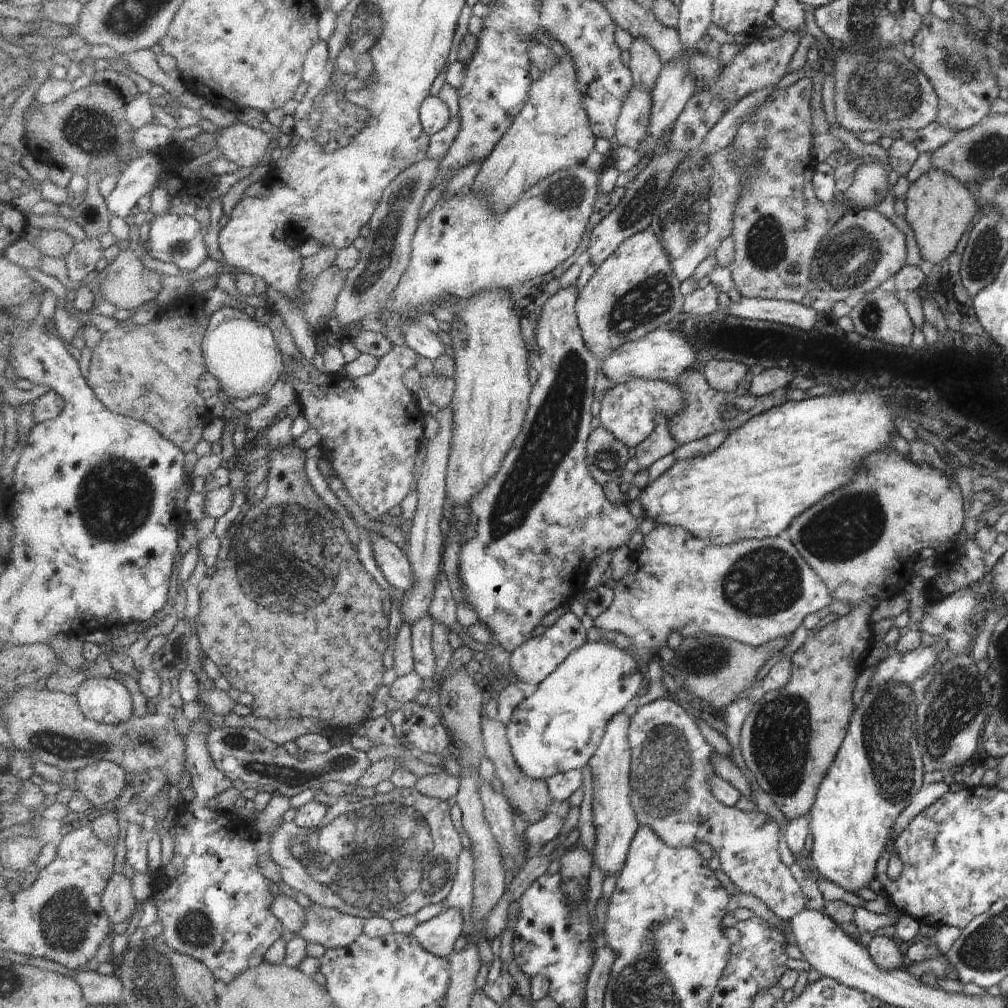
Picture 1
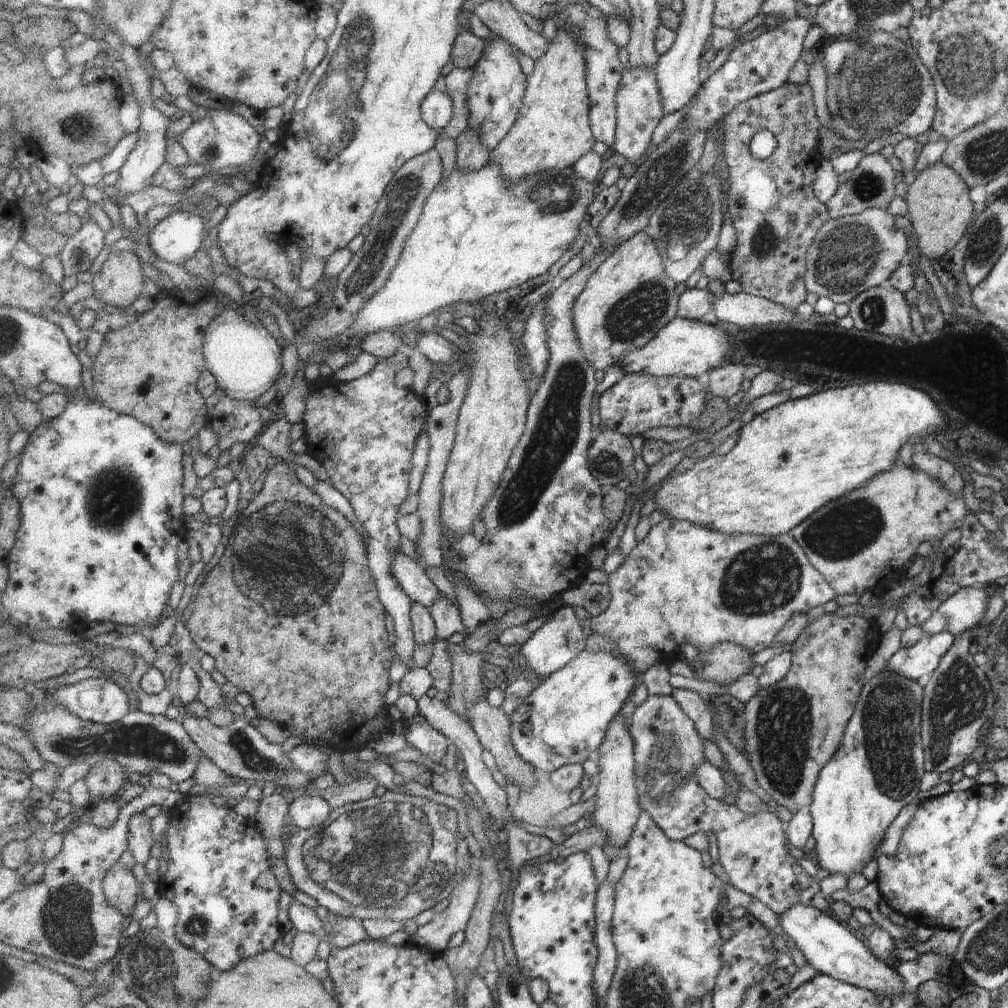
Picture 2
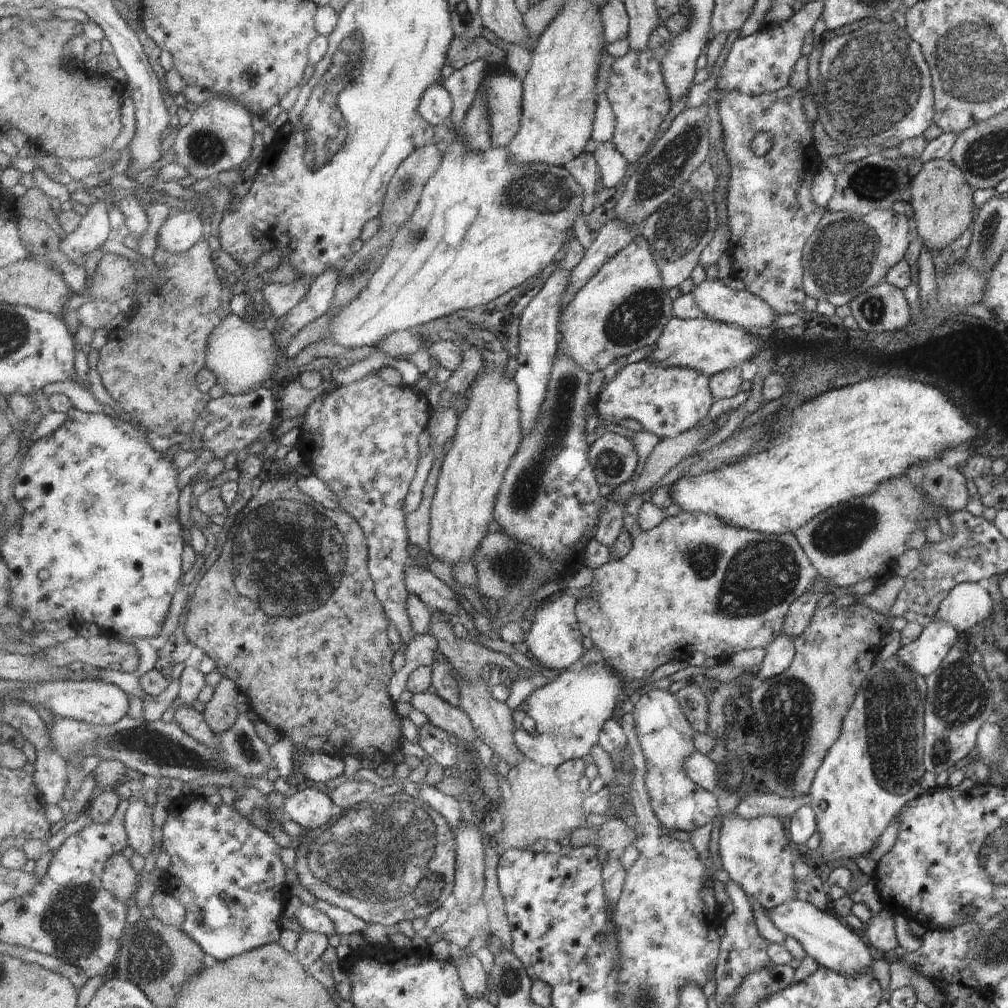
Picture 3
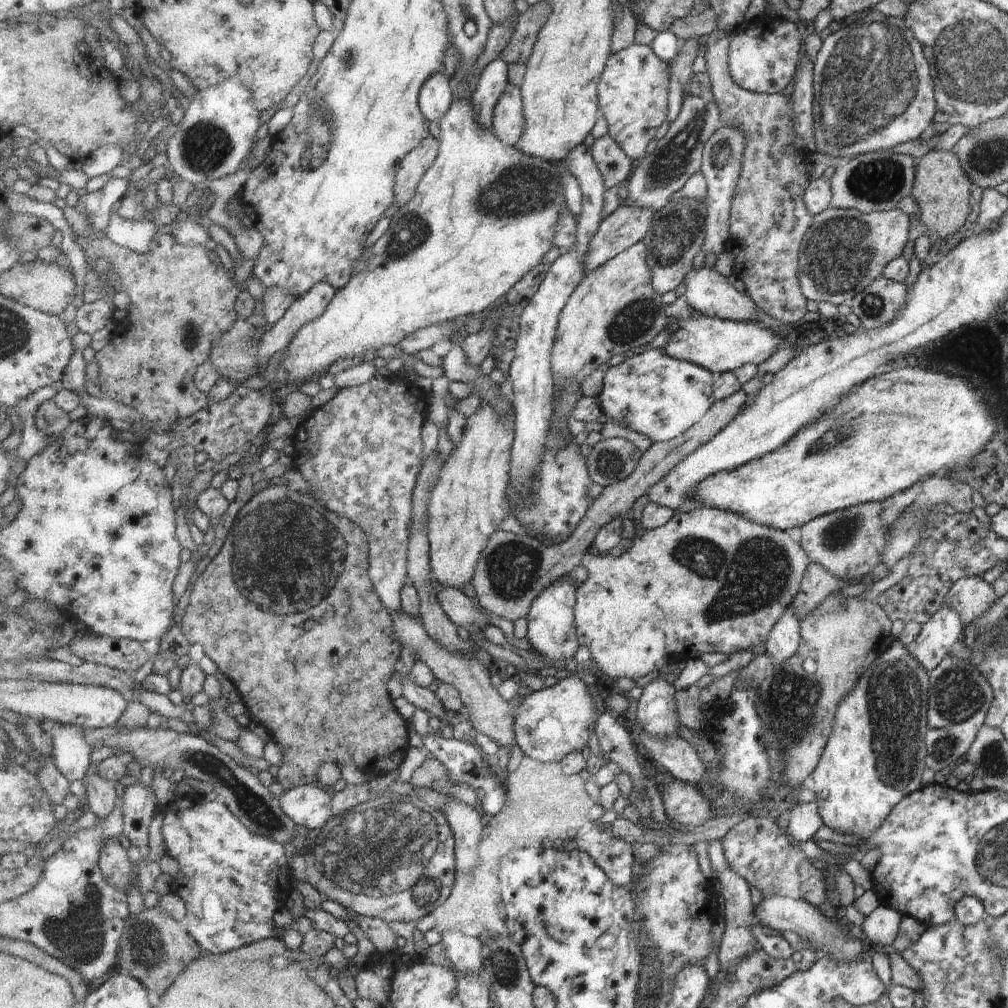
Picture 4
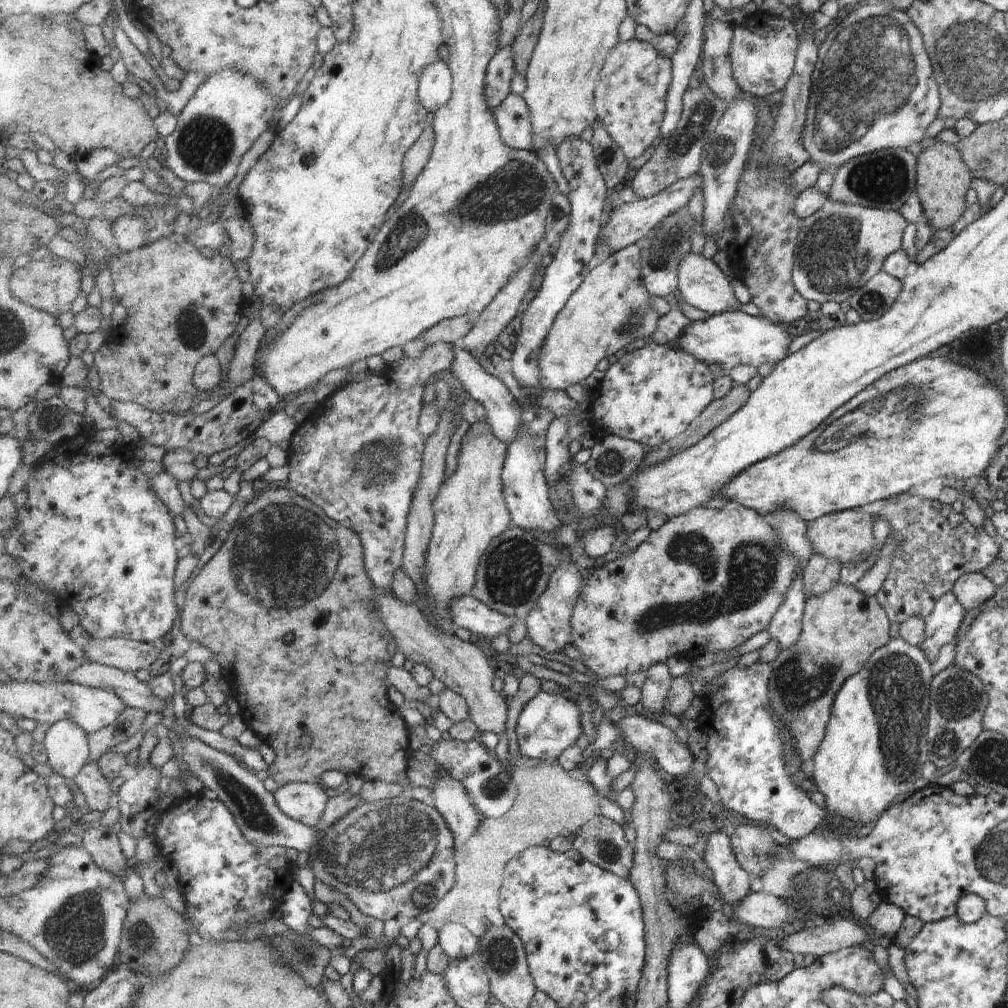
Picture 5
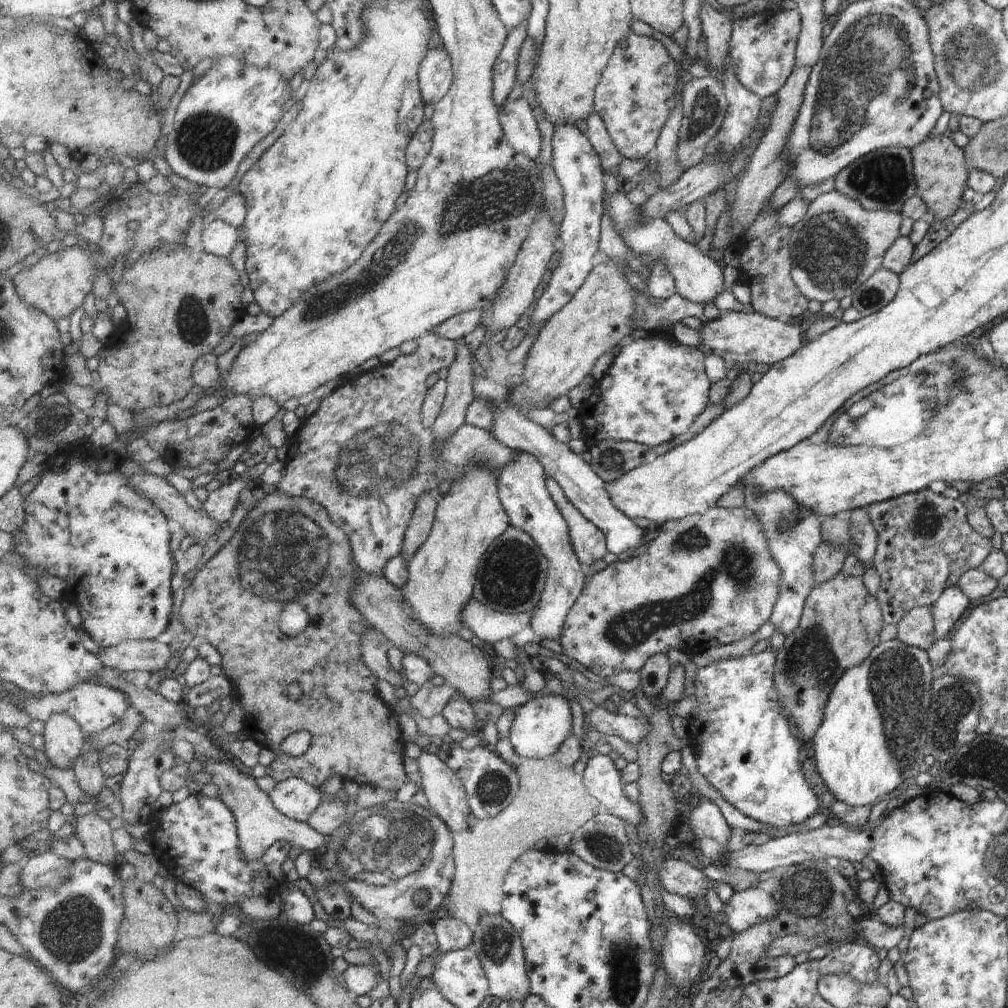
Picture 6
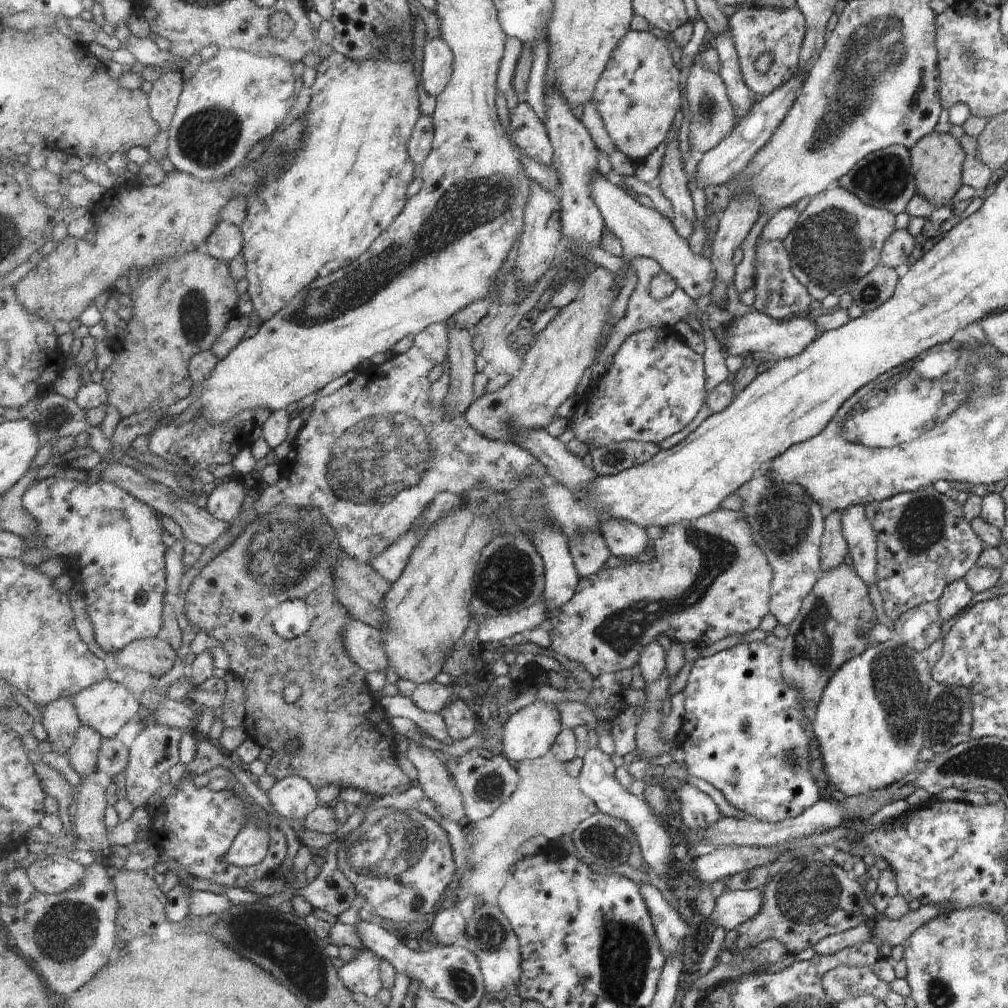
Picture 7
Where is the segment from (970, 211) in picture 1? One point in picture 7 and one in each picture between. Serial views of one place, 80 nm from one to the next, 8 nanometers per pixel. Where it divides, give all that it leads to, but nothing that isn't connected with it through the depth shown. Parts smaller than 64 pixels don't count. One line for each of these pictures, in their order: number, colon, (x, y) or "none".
2: (939, 209)
3: (940, 198)
4: (941, 190)
5: (941, 180)
6: (939, 169)
7: (935, 160)

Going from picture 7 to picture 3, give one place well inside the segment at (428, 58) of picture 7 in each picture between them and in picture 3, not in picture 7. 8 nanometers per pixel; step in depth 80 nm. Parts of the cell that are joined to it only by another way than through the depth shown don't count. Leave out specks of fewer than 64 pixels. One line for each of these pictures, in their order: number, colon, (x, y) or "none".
3: (437, 106)
4: (436, 98)
5: (436, 86)
6: (436, 73)

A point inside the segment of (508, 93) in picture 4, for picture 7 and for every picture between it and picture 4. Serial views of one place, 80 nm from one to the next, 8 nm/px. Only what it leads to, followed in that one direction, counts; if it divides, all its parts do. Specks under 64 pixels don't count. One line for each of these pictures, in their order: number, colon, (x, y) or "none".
5: (513, 116)
6: (522, 130)
7: (528, 131)

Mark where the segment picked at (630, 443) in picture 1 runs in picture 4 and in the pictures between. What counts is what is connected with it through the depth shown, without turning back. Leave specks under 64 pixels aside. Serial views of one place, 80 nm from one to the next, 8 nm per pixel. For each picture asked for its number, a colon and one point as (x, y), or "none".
2: (637, 402)
3: (667, 402)
4: (653, 394)

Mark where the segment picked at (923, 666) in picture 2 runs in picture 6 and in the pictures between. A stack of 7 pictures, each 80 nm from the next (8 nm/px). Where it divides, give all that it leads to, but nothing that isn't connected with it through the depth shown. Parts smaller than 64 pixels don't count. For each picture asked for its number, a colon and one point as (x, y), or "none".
3: (923, 655)
4: (943, 631)
5: (942, 623)
6: (949, 607)

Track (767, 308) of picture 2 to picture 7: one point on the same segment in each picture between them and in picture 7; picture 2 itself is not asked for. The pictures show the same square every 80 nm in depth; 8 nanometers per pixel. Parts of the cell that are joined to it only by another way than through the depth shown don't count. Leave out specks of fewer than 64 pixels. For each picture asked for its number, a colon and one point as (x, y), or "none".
3: (742, 308)
4: (708, 292)
5: (702, 285)
6: (699, 279)
7: (643, 232)

